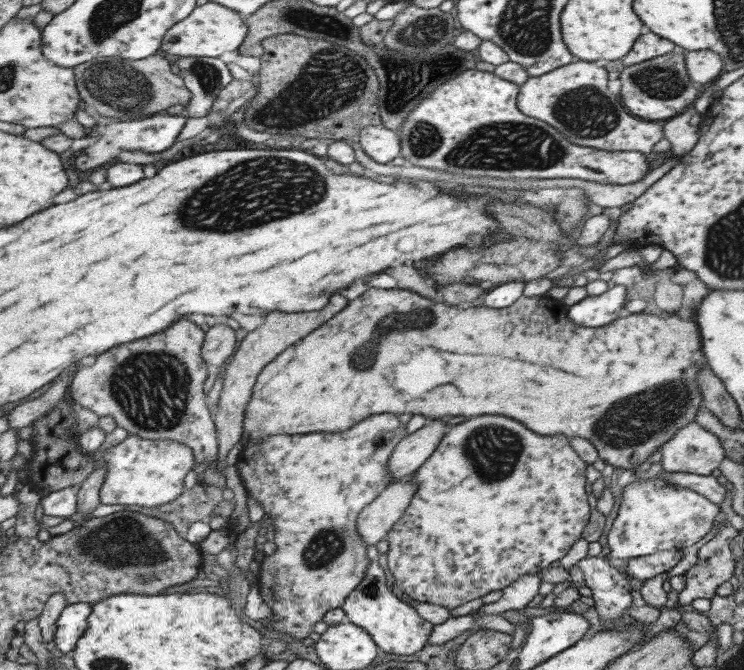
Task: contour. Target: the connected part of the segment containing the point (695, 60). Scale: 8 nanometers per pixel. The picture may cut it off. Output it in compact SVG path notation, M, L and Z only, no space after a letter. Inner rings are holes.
M707 49L686 51L683 55L688 77L701 88L715 80L723 68L720 55Z

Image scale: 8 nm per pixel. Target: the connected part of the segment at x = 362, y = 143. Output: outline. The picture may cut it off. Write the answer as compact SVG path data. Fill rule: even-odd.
M369 125L358 132L357 145L373 162L385 164L400 156L400 140L394 131L381 125Z

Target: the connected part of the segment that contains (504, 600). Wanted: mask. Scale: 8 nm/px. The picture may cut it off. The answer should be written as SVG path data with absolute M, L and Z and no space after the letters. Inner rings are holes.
M537 573L524 574L502 588L501 597L497 601L486 605L482 604L477 611L499 615L507 610L521 609L537 594L540 583L540 577Z

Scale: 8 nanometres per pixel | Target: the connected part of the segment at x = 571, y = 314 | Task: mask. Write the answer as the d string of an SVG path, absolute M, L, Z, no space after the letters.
M609 287L599 295L587 296L566 307L566 315L568 320L579 326L600 327L622 316L622 306L626 301L625 287Z

